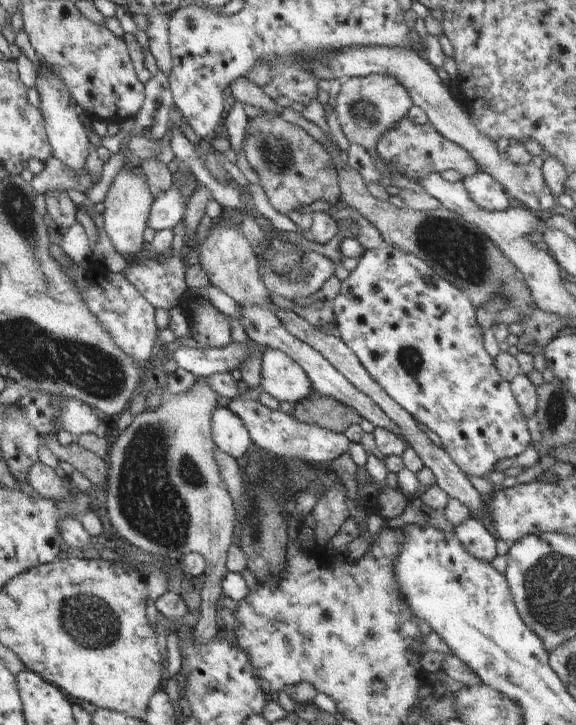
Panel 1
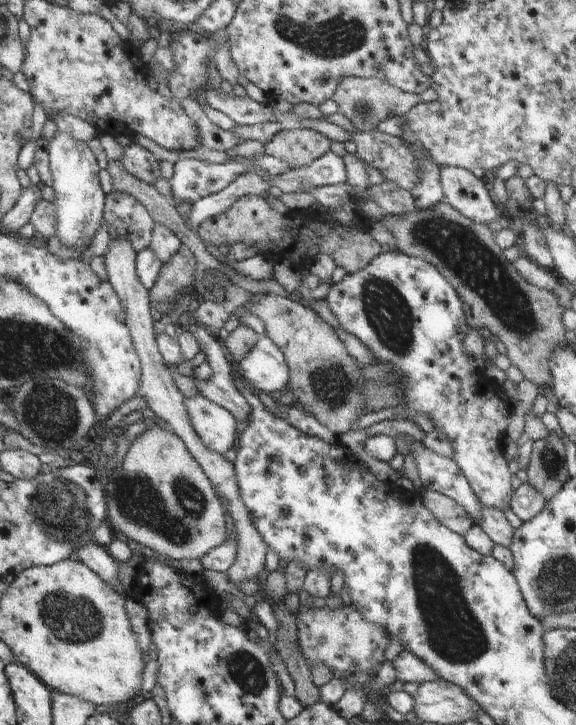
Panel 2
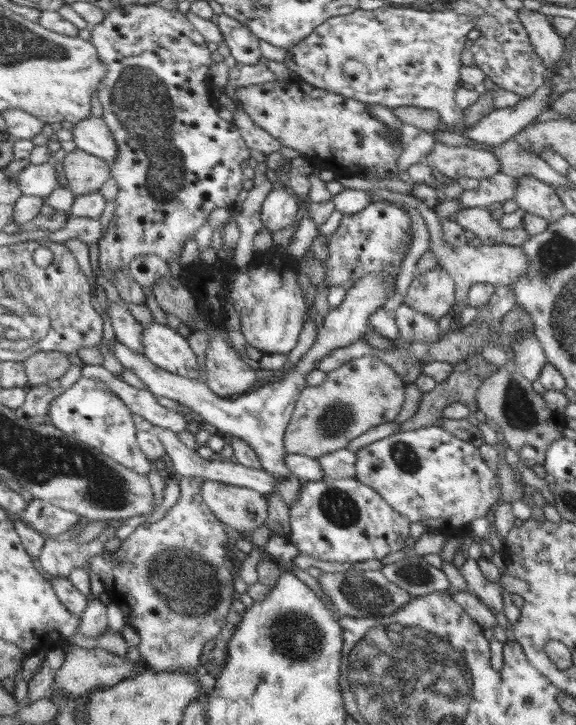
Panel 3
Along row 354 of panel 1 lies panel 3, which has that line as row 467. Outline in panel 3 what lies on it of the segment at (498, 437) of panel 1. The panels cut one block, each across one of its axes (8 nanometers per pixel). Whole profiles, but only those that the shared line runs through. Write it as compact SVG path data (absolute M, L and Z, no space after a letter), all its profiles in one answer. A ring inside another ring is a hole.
M439 426L408 431L395 430L392 435L356 451L356 477L361 484L376 491L396 512L424 526L458 530L468 526L474 518L490 515L501 498L501 488L496 472L479 448L456 438Z

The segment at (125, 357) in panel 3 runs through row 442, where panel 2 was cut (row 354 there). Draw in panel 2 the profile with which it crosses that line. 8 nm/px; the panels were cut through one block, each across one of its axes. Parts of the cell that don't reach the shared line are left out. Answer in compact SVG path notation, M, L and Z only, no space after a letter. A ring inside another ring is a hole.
M260 337L258 342L235 363L241 381L249 388L279 395L288 390L288 366L280 348L268 338Z

